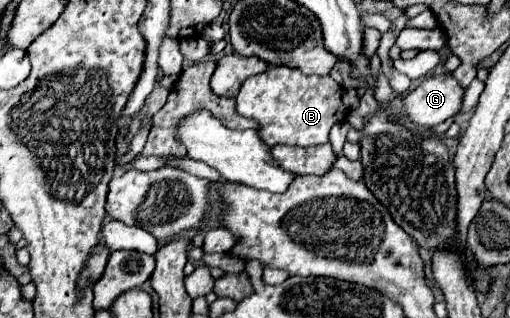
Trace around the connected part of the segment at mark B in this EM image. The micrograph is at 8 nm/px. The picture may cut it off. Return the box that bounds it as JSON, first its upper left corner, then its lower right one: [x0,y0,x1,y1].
[236,65,348,147]

